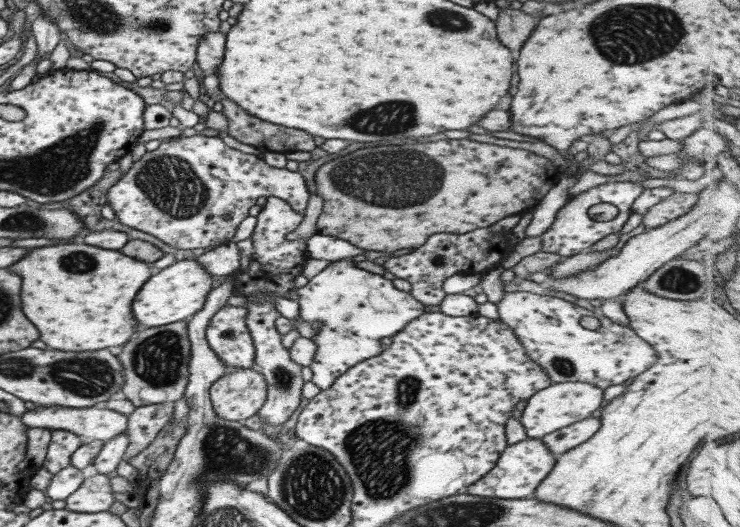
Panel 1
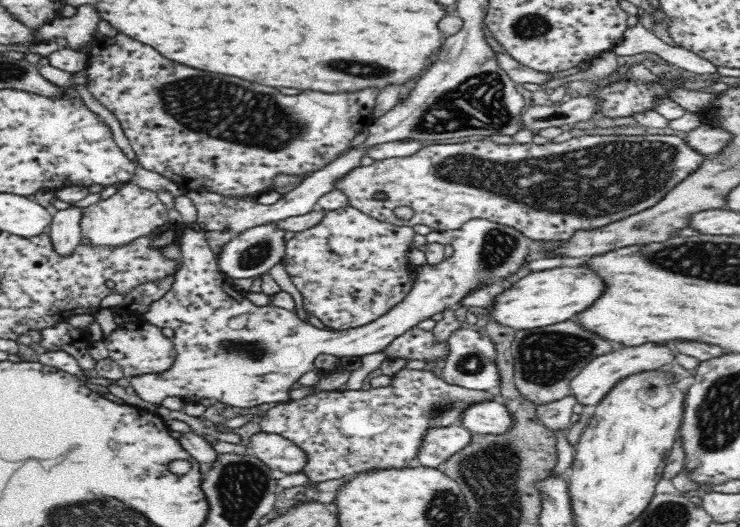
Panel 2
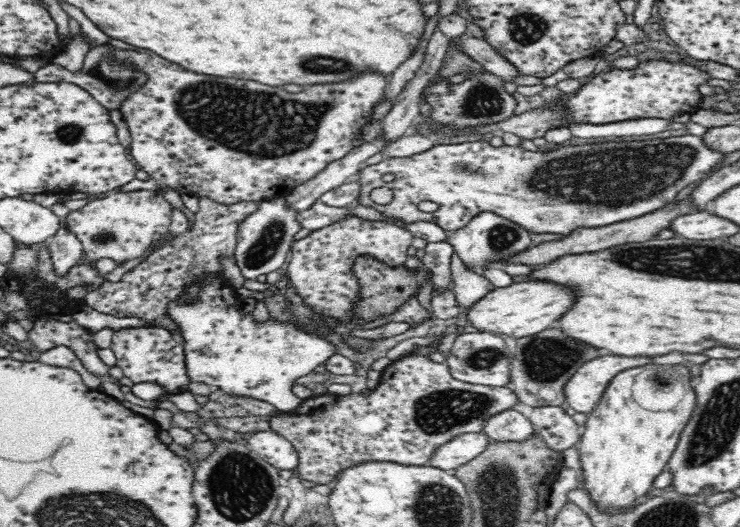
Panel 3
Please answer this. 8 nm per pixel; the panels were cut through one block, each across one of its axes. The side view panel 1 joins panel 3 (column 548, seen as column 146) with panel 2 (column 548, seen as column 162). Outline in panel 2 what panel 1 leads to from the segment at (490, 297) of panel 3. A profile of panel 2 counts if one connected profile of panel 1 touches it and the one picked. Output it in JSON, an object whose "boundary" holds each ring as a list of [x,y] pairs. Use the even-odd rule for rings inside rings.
{"boundary":[[[586,264],[532,271],[495,298],[491,319],[516,331],[554,325],[590,308],[604,294],[604,288],[604,280]]]}

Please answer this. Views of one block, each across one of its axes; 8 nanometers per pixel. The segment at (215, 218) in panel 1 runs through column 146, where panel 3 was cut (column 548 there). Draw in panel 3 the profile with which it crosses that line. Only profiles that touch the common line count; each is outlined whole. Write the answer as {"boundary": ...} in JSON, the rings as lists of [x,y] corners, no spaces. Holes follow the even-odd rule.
{"boundary":[[[681,135],[681,136],[670,136],[667,138],[646,138],[644,140],[633,140],[633,141],[615,141],[610,140],[606,142],[582,142],[582,144],[569,144],[569,145],[559,145],[548,152],[540,151],[530,151],[524,149],[520,146],[508,146],[503,145],[499,147],[494,147],[488,143],[487,138],[481,139],[471,139],[464,143],[458,144],[439,144],[434,145],[430,150],[425,150],[420,152],[420,154],[414,154],[414,156],[407,156],[406,158],[383,158],[380,162],[374,165],[364,165],[356,175],[358,180],[358,185],[360,185],[360,190],[358,190],[358,198],[356,198],[355,203],[358,205],[372,207],[374,211],[382,214],[384,220],[392,219],[392,221],[397,224],[398,221],[402,224],[408,224],[413,222],[433,222],[434,224],[440,226],[440,228],[446,231],[455,231],[463,226],[466,226],[471,218],[478,216],[481,212],[492,212],[500,217],[504,217],[506,220],[515,222],[516,224],[524,227],[528,232],[533,232],[536,234],[563,234],[568,236],[574,229],[577,228],[596,228],[599,226],[608,226],[614,224],[615,222],[622,222],[625,220],[630,220],[632,218],[638,218],[642,214],[648,214],[658,210],[658,208],[672,202],[676,198],[676,194],[686,188],[690,182],[696,182],[700,178],[704,178],[706,172],[710,172],[710,168],[714,168],[720,158],[722,158],[722,153],[718,153],[714,150],[708,149],[702,141],[702,136]],[[380,186],[386,186],[390,188],[393,192],[393,200],[386,205],[380,205],[374,203],[370,199],[370,191],[374,188],[380,188]],[[422,200],[430,200],[430,202],[435,202],[438,204],[438,209],[434,212],[423,212],[418,209],[418,203]]]}

